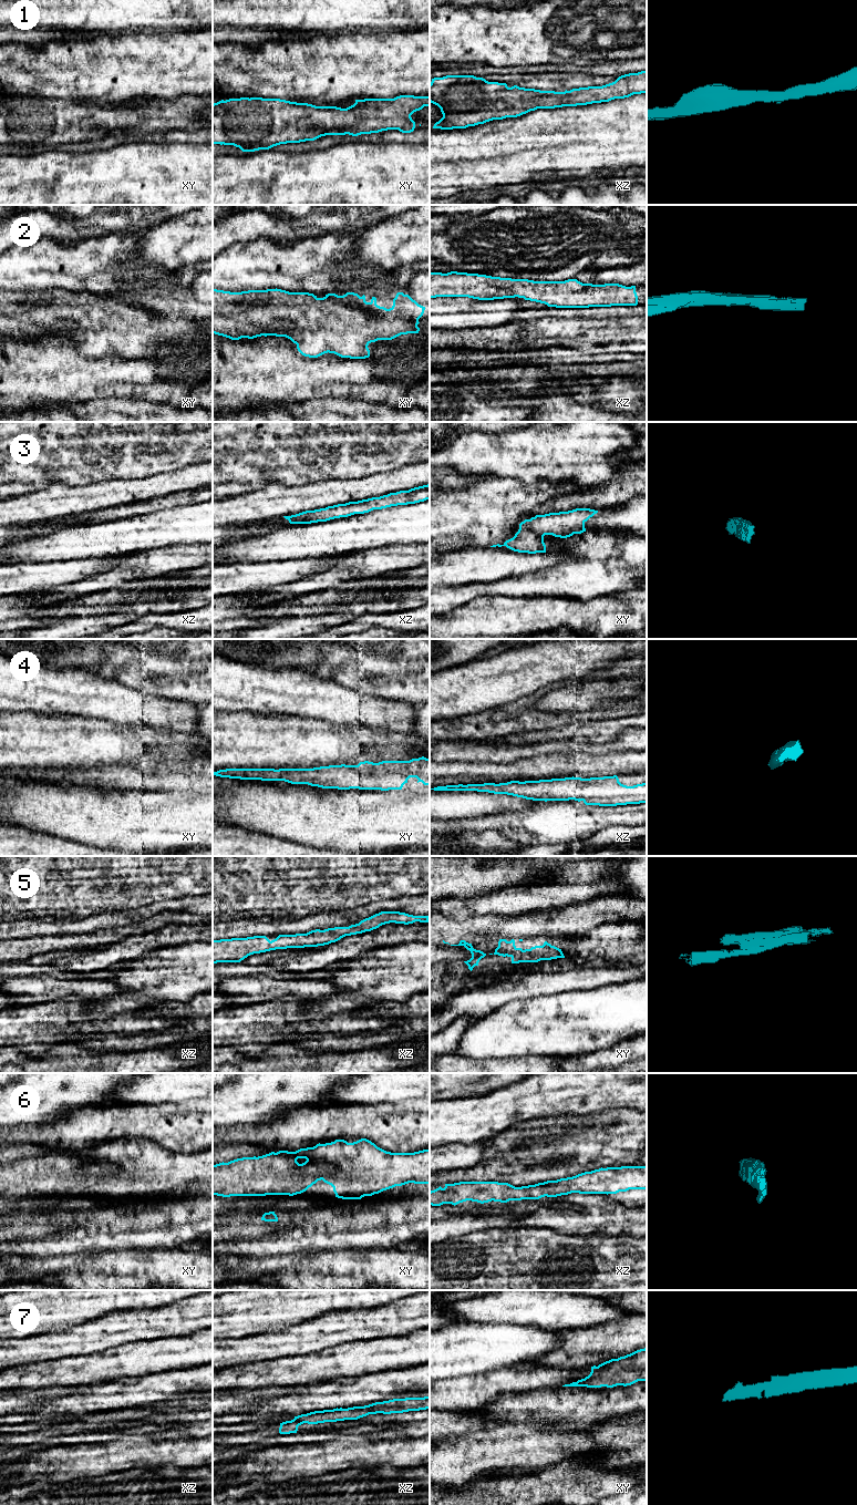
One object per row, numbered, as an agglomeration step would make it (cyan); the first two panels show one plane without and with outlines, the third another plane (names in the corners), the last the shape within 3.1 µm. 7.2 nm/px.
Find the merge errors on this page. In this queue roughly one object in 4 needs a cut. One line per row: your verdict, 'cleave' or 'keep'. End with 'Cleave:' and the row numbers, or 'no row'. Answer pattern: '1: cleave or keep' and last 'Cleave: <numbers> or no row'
1: keep
2: keep
3: keep
4: keep
5: keep
6: keep
7: keep
Cleave: no row

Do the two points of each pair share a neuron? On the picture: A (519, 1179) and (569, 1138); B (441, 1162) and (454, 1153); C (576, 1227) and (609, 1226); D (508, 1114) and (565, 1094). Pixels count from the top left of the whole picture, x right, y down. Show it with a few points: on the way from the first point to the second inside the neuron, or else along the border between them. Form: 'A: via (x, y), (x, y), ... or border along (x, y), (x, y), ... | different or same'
A: via (532, 1176), (557, 1151) | same
B: via (444, 1158), (451, 1156) | same
C: via (584, 1225), (601, 1225) | same
D: via (523, 1101), (543, 1094), (550, 1094) | same

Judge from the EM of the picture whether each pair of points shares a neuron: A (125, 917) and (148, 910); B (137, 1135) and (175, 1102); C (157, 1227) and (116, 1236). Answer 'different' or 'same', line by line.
A: same
B: different
C: same

